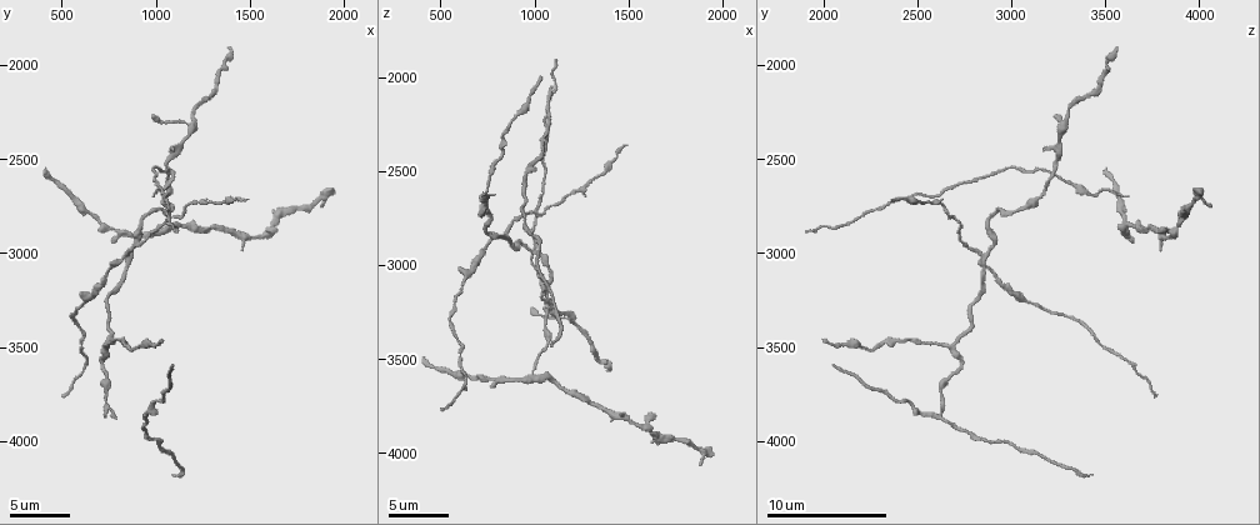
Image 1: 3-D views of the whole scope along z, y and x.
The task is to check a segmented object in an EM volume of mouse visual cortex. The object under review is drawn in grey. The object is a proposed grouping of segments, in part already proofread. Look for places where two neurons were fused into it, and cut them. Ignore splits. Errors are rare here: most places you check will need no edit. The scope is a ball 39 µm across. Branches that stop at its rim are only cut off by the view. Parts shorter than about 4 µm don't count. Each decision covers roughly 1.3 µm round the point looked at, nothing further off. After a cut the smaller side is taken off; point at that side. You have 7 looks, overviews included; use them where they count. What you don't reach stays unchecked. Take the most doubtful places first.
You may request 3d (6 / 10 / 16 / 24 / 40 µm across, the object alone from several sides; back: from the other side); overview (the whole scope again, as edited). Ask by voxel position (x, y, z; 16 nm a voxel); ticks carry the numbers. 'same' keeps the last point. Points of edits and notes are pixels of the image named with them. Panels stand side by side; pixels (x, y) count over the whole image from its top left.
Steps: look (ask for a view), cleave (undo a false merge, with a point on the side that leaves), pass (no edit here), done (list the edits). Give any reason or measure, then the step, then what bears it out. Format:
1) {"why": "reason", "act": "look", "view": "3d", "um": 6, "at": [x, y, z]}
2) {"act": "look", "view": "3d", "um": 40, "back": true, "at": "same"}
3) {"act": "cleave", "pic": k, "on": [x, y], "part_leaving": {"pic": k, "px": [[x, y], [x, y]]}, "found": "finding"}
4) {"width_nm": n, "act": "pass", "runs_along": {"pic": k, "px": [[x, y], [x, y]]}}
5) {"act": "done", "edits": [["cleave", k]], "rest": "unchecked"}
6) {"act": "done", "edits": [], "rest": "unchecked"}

{"why": "four-way junction", "act": "look", "view": "3d", "um": 6, "at": [800, 3020, 2840]}

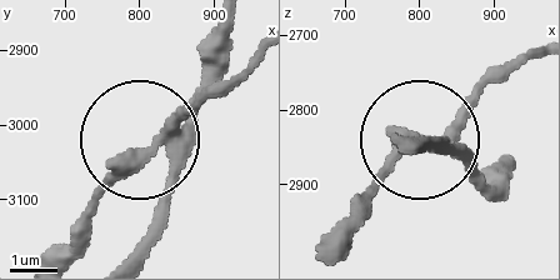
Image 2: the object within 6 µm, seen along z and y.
{"act": "look", "view": "3d", "um": 6, "back": true, "at": "same"}

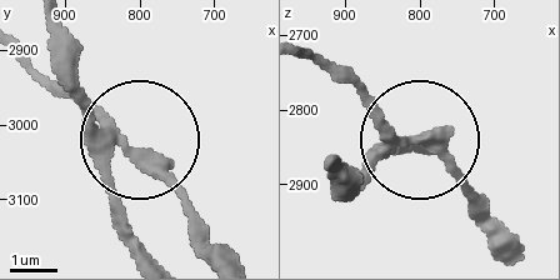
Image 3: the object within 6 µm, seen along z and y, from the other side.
{"act": "cleave", "pic": 3, "on": [363, 85], "part_leaving": {"pic": 3, "px": [[394, 136], [449, 173], [509, 256]]}, "found": "a second neuron is stuck on"}

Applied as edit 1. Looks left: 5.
{"act": "look", "view": "overview"}

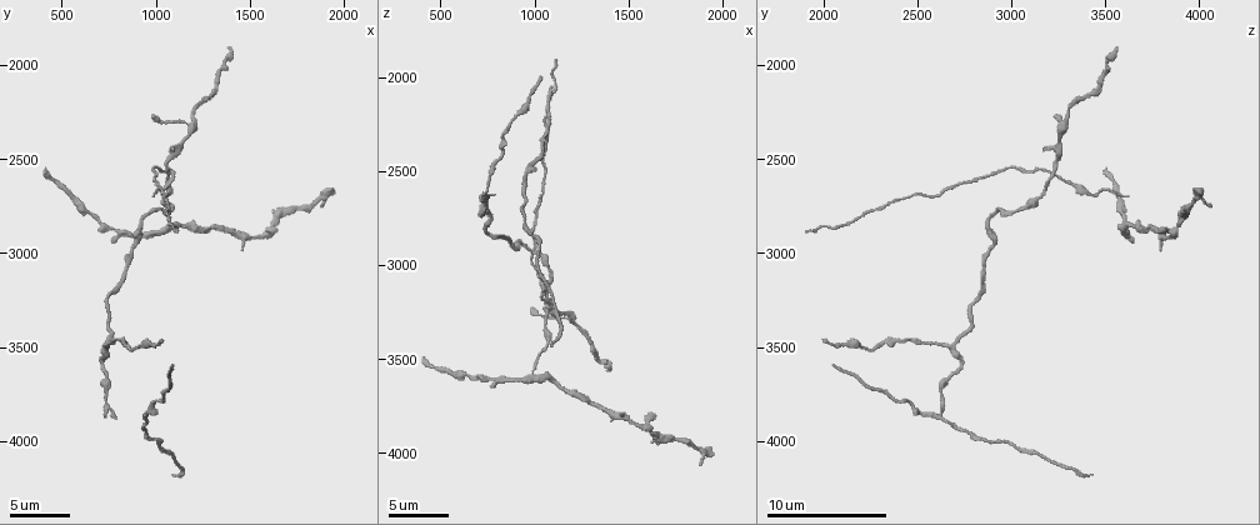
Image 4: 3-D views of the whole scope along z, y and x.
{"why": "four-way junction", "act": "look", "view": "3d", "um": 16, "at": [1080, 2580, 3230]}

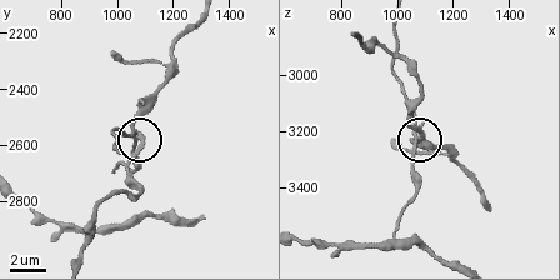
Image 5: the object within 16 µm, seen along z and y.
{"act": "look", "view": "3d", "um": 16, "back": true, "at": [1080, 2570, 3240]}

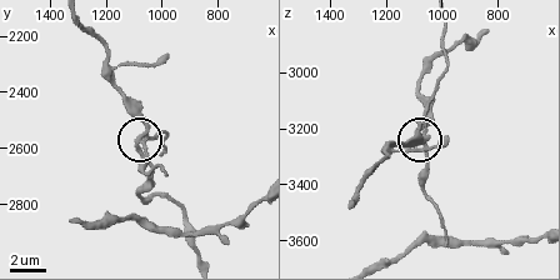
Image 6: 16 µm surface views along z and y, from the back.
{"act": "cleave", "pic": 6, "on": [148, 155], "part_leaving": {"pic": 6, "px": [[424, 133], [424, 111], [446, 63], [441, 21]]}, "found": "a second neuron is stuck on"}

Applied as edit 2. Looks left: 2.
{"why": "branch point", "act": "look", "view": "3d", "um": 10, "at": [730, 3500, 2670]}

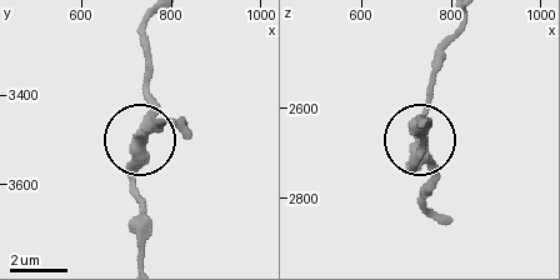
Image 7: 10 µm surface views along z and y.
{"arms": 3, "act": "pass", "runs_along": {"pic": 7, "px": [[146, 31], [153, 114], [131, 179], [136, 198]]}, "found": "continuous, no second neuron"}

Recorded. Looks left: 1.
{"act": "look", "view": "3d", "um": 16, "at": [1070, 2860, 3590]}

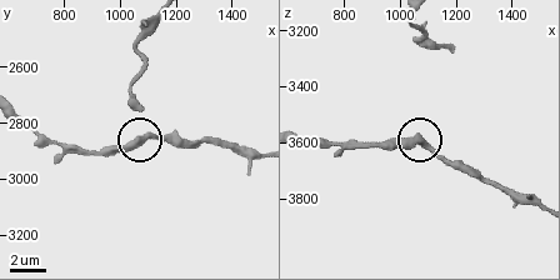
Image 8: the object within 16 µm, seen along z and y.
{"act": "pass", "found": "continuous, no second neuron"}

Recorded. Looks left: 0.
{"act": "done", "edits": [["cleave", 3], ["cleave", 6]], "rest": "unchecked"}

